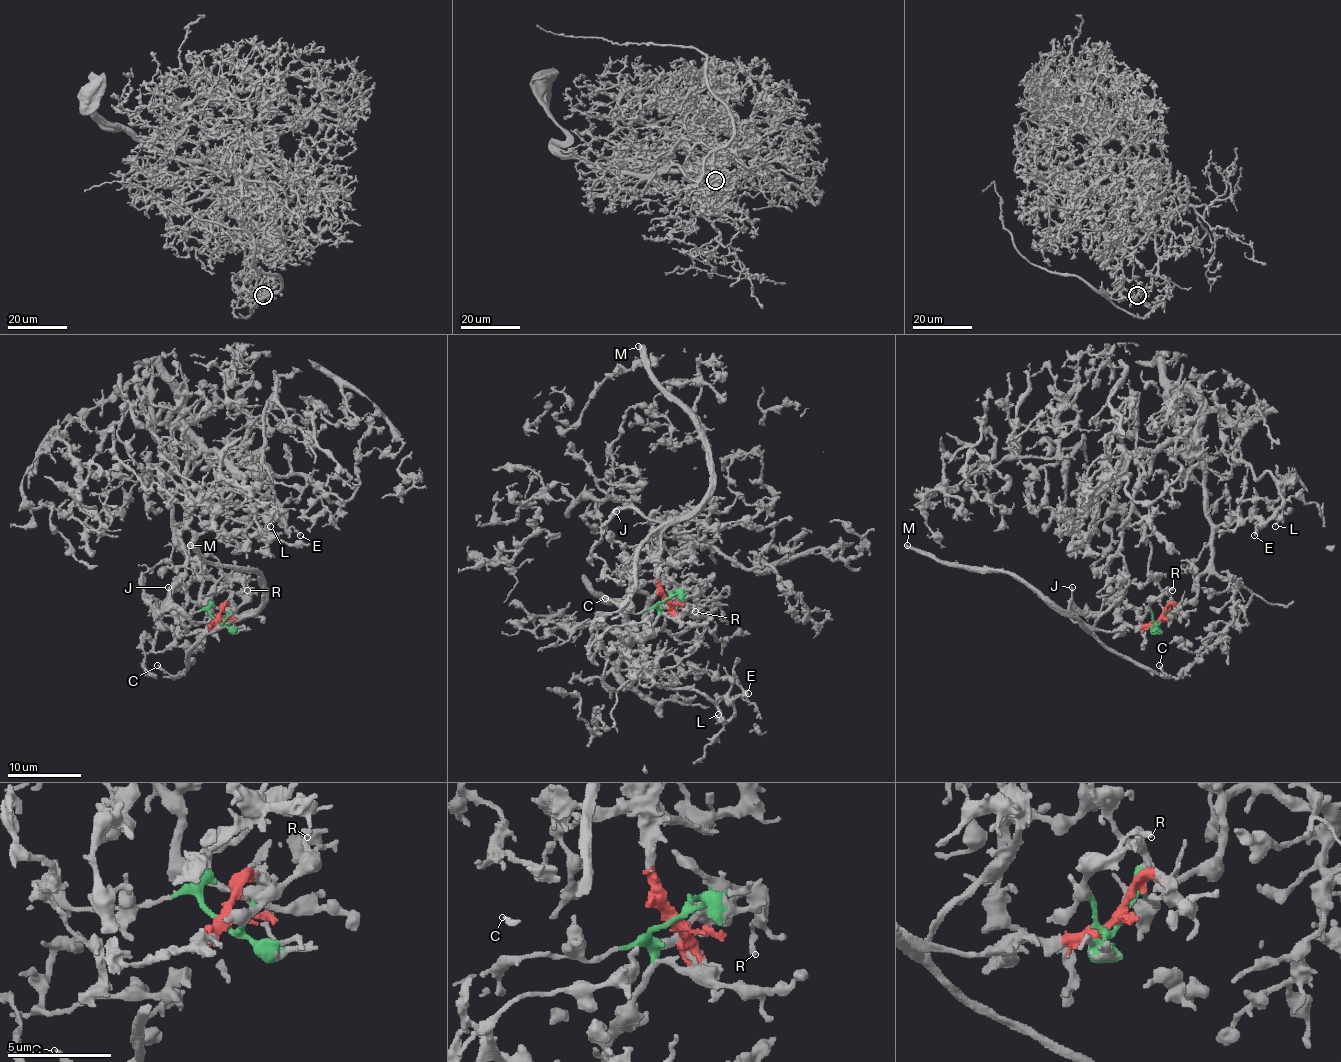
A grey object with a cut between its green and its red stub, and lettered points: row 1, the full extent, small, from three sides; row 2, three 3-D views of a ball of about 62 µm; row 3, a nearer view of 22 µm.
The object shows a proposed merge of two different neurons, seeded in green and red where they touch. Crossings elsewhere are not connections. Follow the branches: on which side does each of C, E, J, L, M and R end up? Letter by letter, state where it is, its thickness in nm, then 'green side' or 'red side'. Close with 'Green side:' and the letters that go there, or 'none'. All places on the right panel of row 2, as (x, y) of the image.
C: (1159, 665) | 220 nm | red side
E: (1254, 535) | 240 nm | green side
J: (1072, 587) | 220 nm | red side
L: (1275, 526) | 120 nm | green side
M: (907, 545) | 550 nm | red side
R: (1172, 590) | 280 nm | green side
Green side: E, L, R

